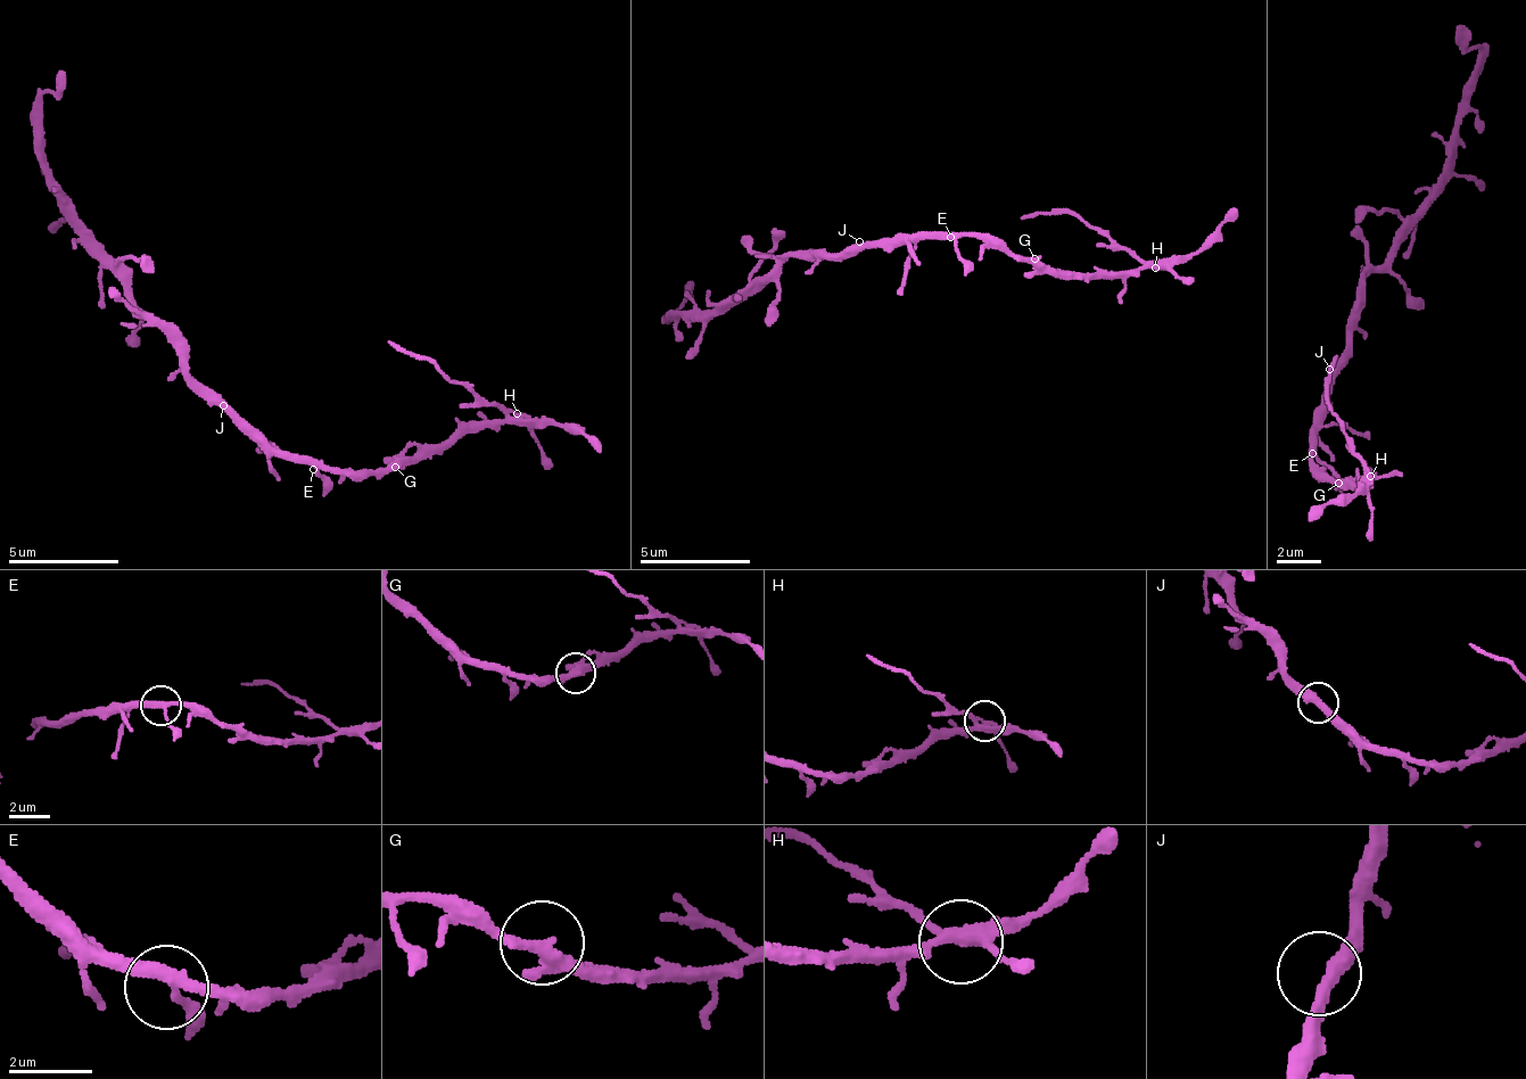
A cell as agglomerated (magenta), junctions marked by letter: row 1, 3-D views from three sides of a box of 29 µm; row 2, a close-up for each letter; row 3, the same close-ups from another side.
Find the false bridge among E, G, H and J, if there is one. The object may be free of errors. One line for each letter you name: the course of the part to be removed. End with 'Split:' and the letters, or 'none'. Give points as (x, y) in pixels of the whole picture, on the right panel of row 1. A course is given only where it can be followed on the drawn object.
H: (1372, 476), (1329, 408), (1327, 368), (1338, 354)
Split: H

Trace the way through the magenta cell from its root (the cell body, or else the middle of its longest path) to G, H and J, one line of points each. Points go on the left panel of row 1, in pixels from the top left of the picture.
G: (245, 417), (279, 452), (296, 452), (302, 459), (323, 458), (335, 469), (351, 472), (395, 467)
H: (245, 417), (279, 452), (323, 458), (351, 472), (405, 464), (421, 451), (454, 443), (514, 414)
J: (245, 417), (234, 418), (223, 405)

